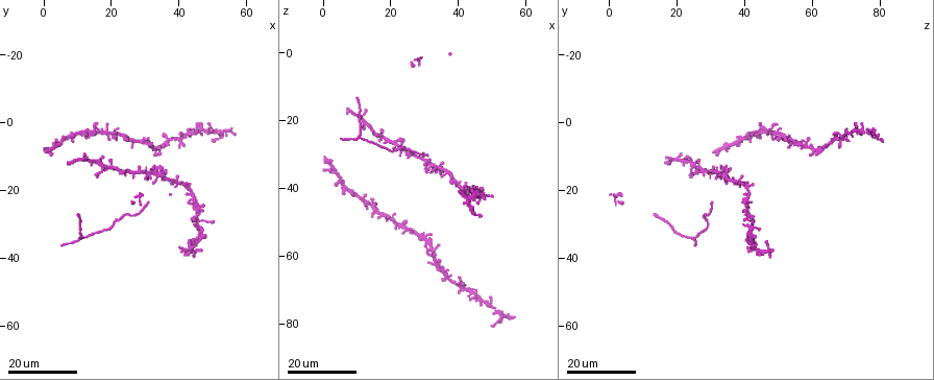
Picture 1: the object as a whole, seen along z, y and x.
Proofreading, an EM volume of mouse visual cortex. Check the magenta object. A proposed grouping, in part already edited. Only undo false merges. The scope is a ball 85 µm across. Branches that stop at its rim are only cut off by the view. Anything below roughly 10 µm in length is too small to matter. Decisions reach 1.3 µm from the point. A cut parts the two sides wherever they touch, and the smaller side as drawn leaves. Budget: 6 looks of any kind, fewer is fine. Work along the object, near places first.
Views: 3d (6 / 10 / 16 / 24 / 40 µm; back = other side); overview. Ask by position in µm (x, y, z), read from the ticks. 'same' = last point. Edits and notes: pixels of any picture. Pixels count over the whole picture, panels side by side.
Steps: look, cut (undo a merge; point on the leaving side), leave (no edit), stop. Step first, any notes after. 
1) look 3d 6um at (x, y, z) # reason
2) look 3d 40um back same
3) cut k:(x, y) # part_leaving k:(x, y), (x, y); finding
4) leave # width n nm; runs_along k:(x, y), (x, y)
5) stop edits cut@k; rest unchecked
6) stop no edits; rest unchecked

look 3d 24um at (33.5, 16.0, 33.5) # three-way junction

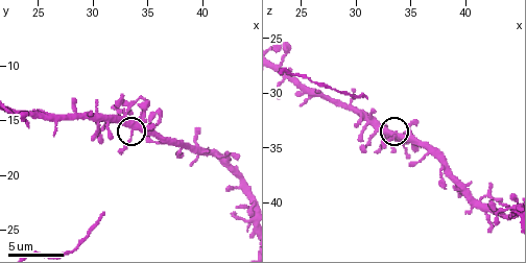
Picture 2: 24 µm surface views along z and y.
look 3d 10um at (33.8, 16.0, 34.0) # zoom in

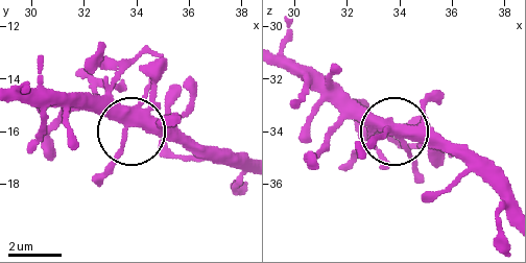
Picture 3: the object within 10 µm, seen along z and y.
leave # side_arm 43 um; all the same neuron

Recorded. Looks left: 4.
look 3d 16um at (17.5, 12.5, 24.5) # sudden change in width

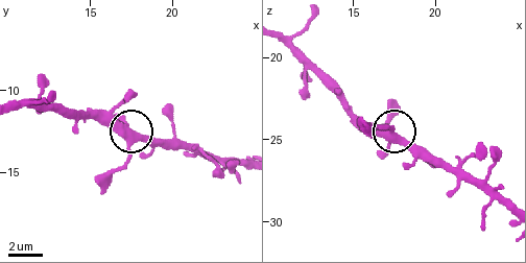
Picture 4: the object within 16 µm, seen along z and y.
look 3d 10um at (17.8, 12.7, 25.1)

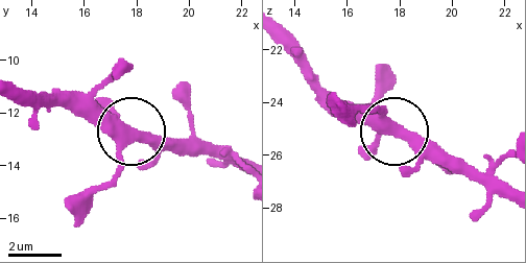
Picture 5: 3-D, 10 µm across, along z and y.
leave # arms 4; runs_along 5:(86, 117), (111, 117), (165, 137), (196, 137); one neuron here

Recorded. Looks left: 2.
stop no edits; rest unchecked

